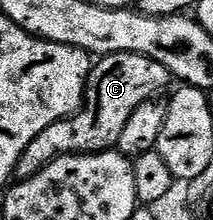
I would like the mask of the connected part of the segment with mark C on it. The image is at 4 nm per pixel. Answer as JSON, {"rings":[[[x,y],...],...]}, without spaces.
{"rings":[[[136,53],[101,56],[90,72],[90,81],[86,84],[86,102],[82,104],[82,110],[69,119],[48,125],[48,129],[44,129],[44,133],[40,133],[40,137],[36,137],[36,141],[24,149],[18,162],[17,178],[23,180],[36,177],[36,173],[65,155],[93,155],[96,151],[117,148],[120,132],[124,130],[128,117],[132,117],[140,105],[157,100],[161,96],[158,94],[169,83],[172,83],[170,71],[164,69],[160,61],[152,61],[152,57]]]}

